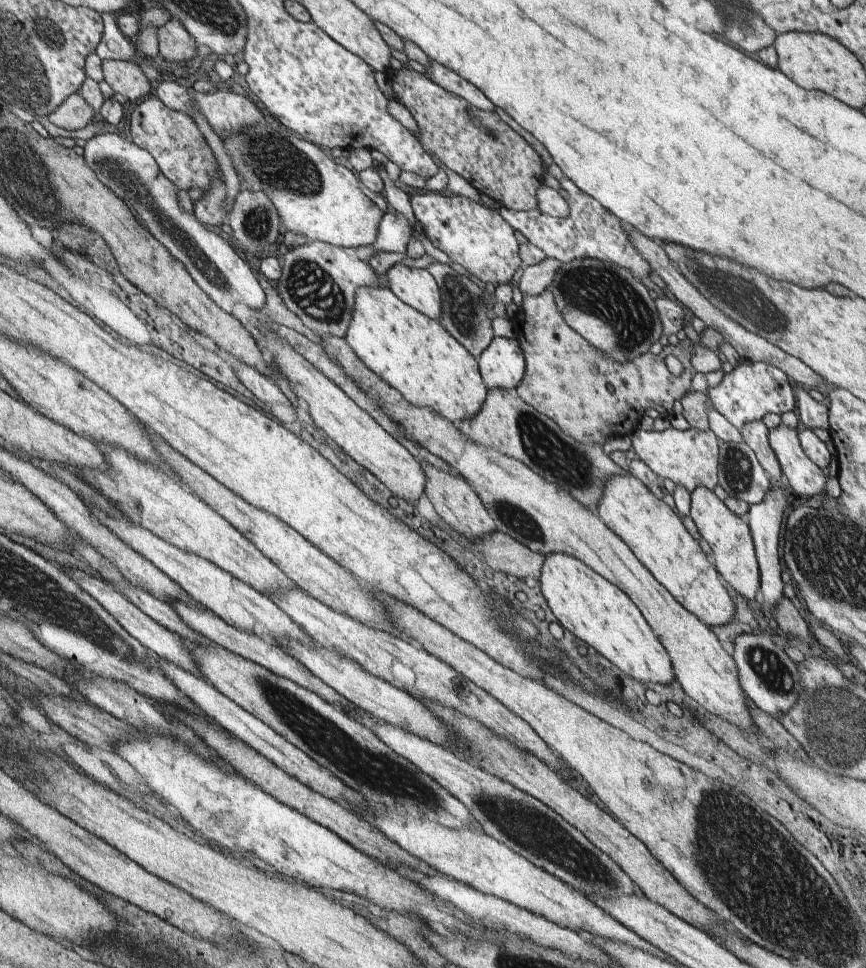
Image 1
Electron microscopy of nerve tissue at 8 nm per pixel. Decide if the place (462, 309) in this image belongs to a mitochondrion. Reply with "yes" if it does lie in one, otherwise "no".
yes

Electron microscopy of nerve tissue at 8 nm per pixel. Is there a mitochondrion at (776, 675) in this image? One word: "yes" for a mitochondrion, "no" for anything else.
yes

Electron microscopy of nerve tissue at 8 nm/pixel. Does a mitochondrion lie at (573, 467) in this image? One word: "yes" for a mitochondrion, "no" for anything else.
yes

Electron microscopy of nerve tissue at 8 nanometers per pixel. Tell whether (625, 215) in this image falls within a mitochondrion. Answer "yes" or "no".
no

